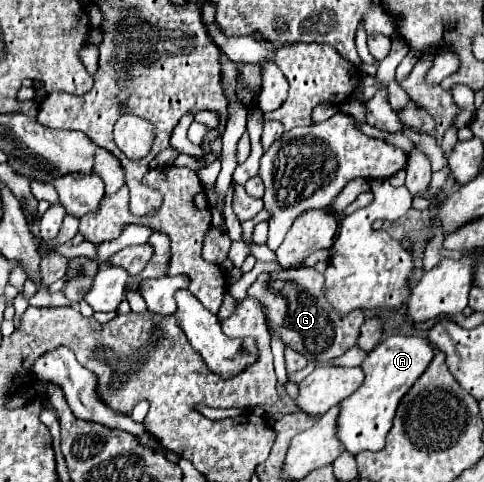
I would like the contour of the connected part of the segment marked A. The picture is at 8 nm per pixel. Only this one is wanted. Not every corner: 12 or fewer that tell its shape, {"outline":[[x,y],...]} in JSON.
{"outline":[[386,337],[340,403],[348,453],[384,447],[400,399],[424,373],[426,339]]}

